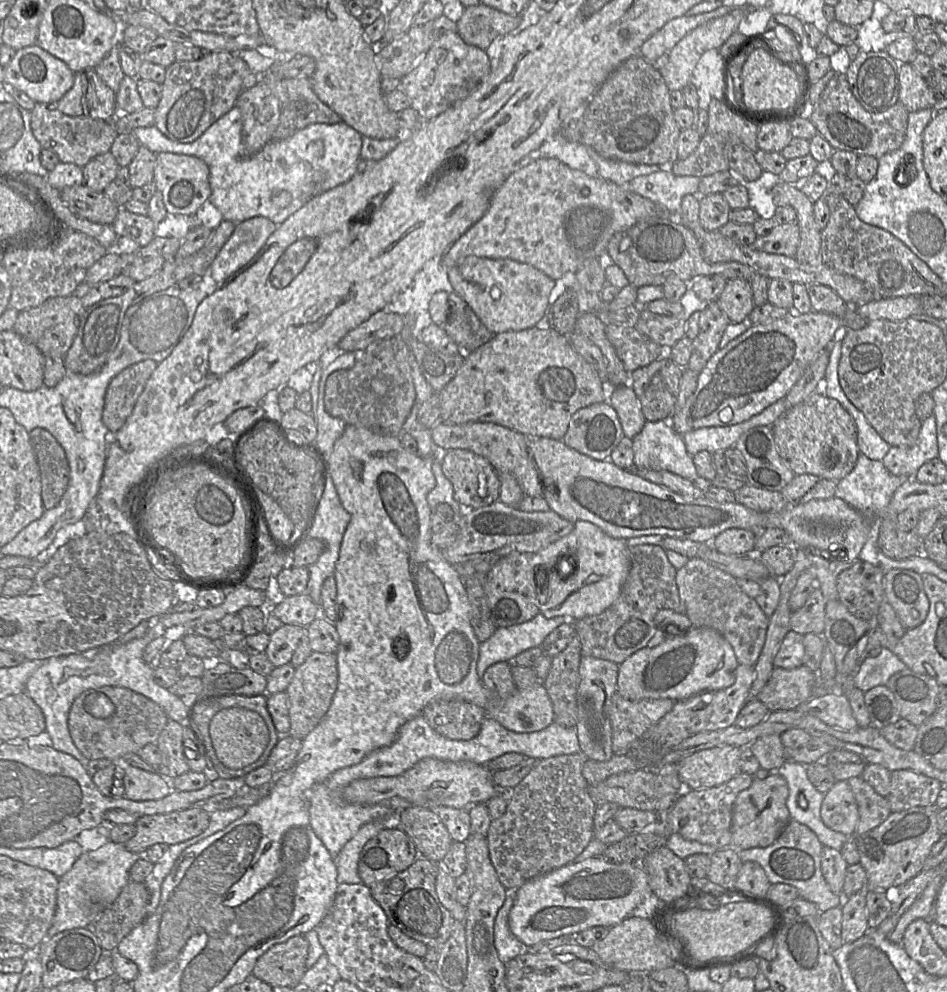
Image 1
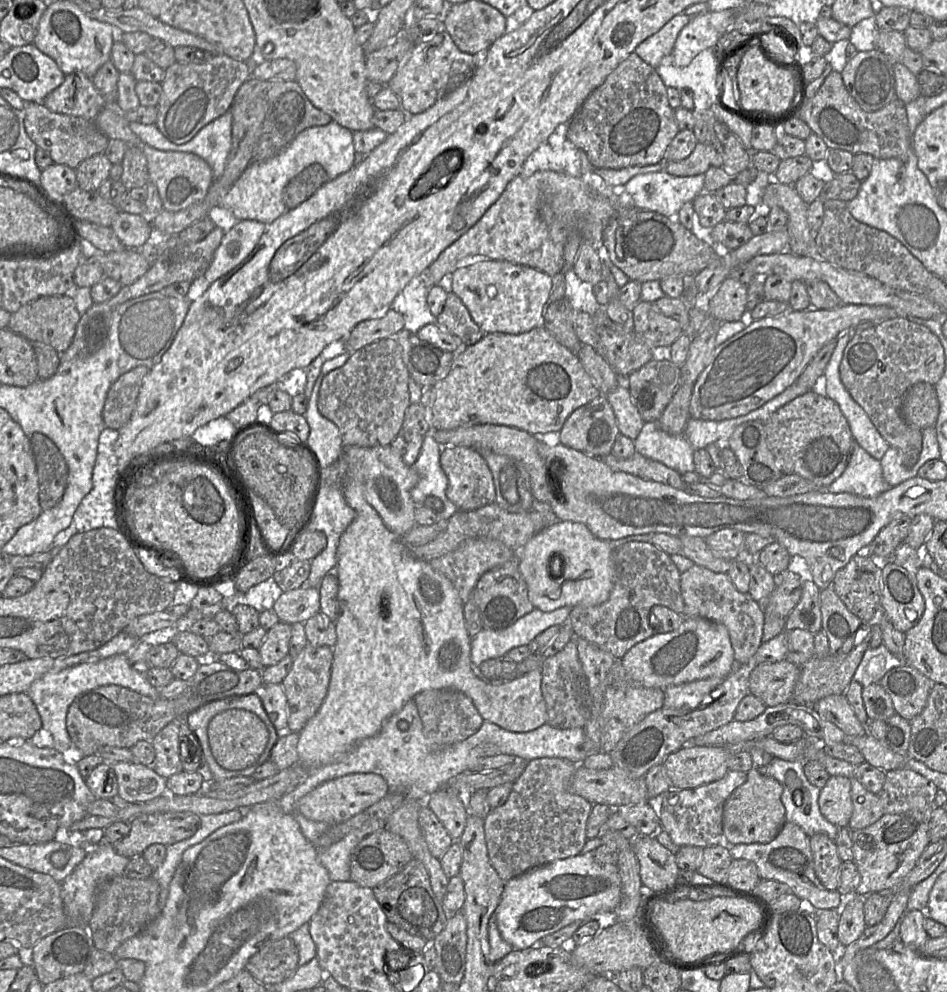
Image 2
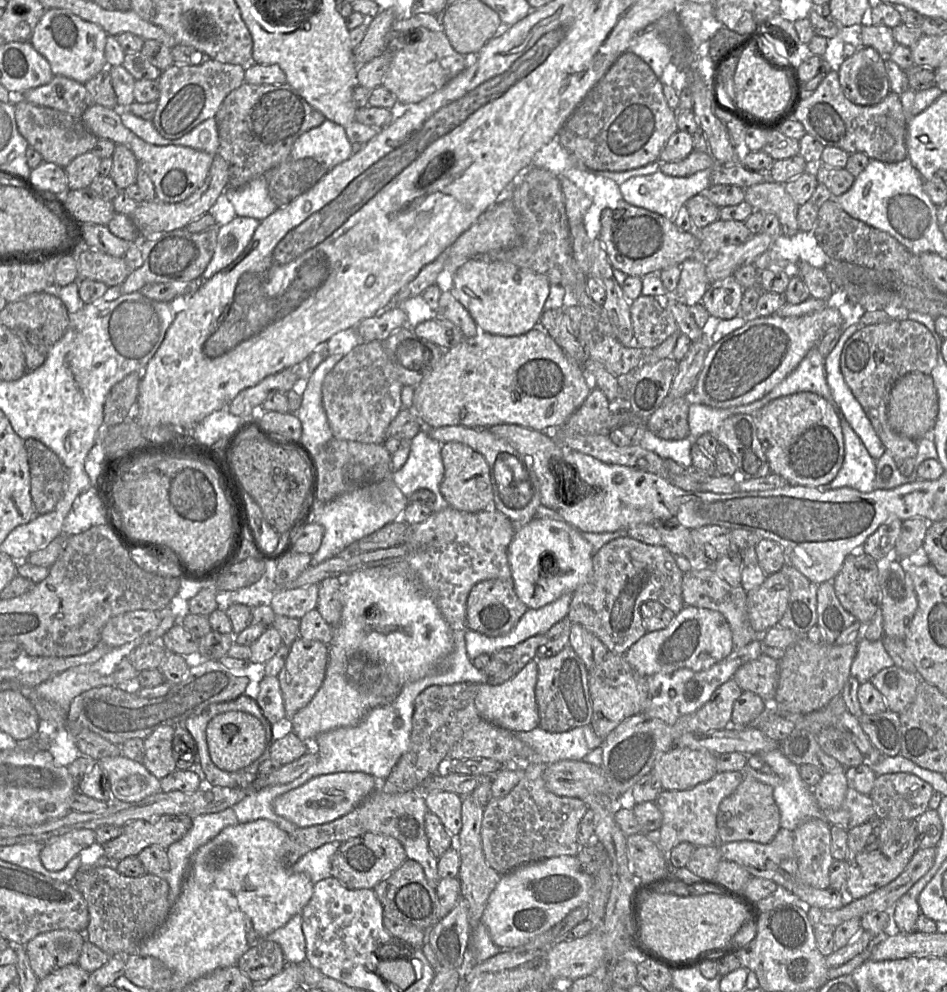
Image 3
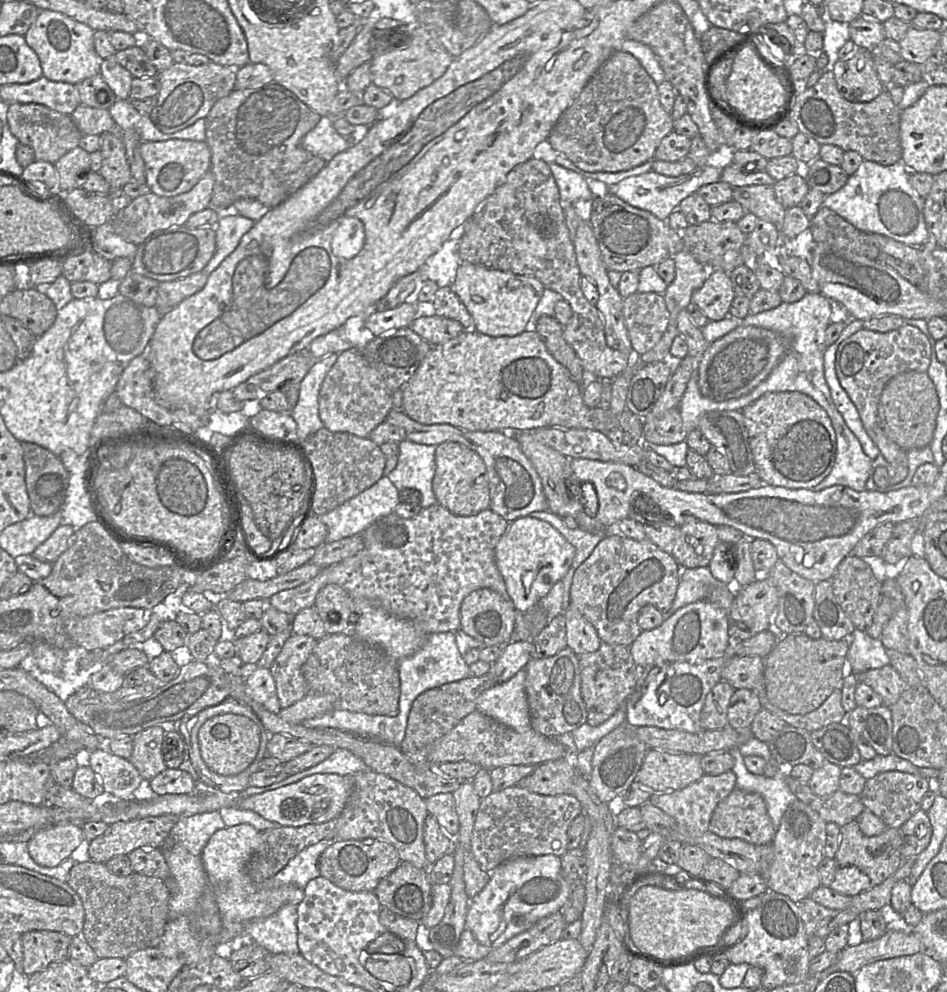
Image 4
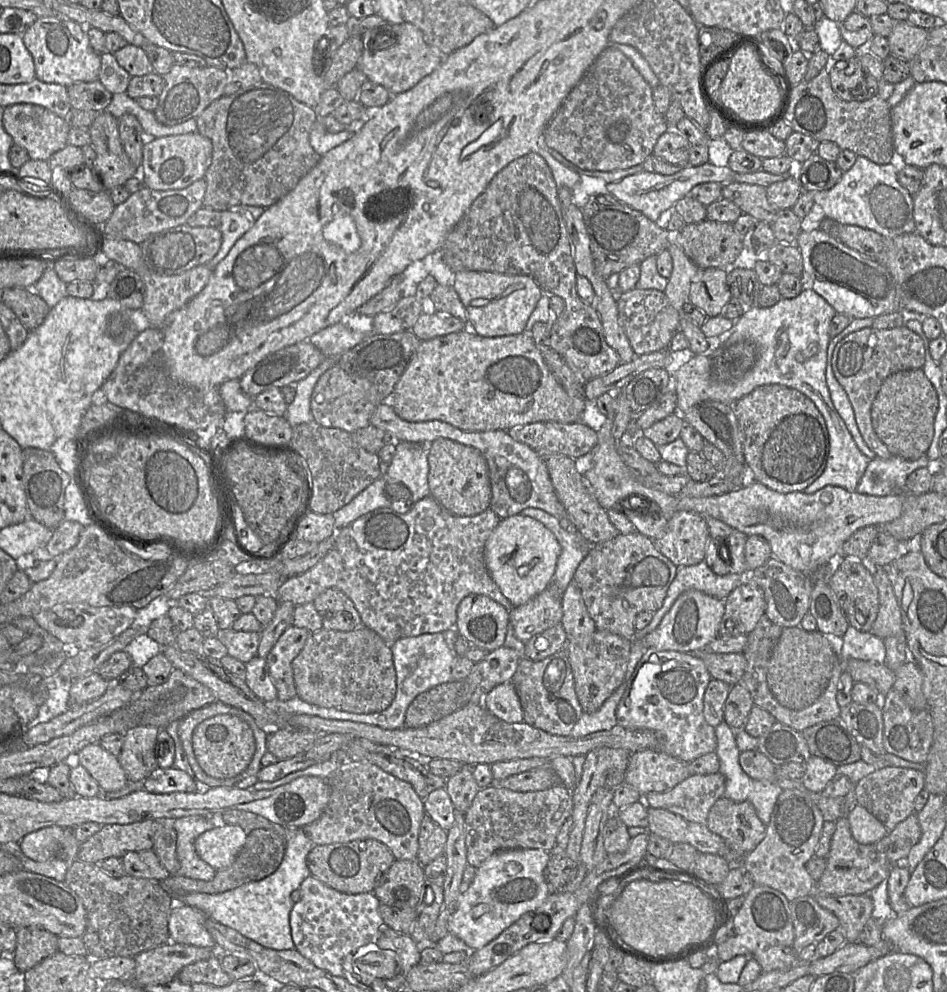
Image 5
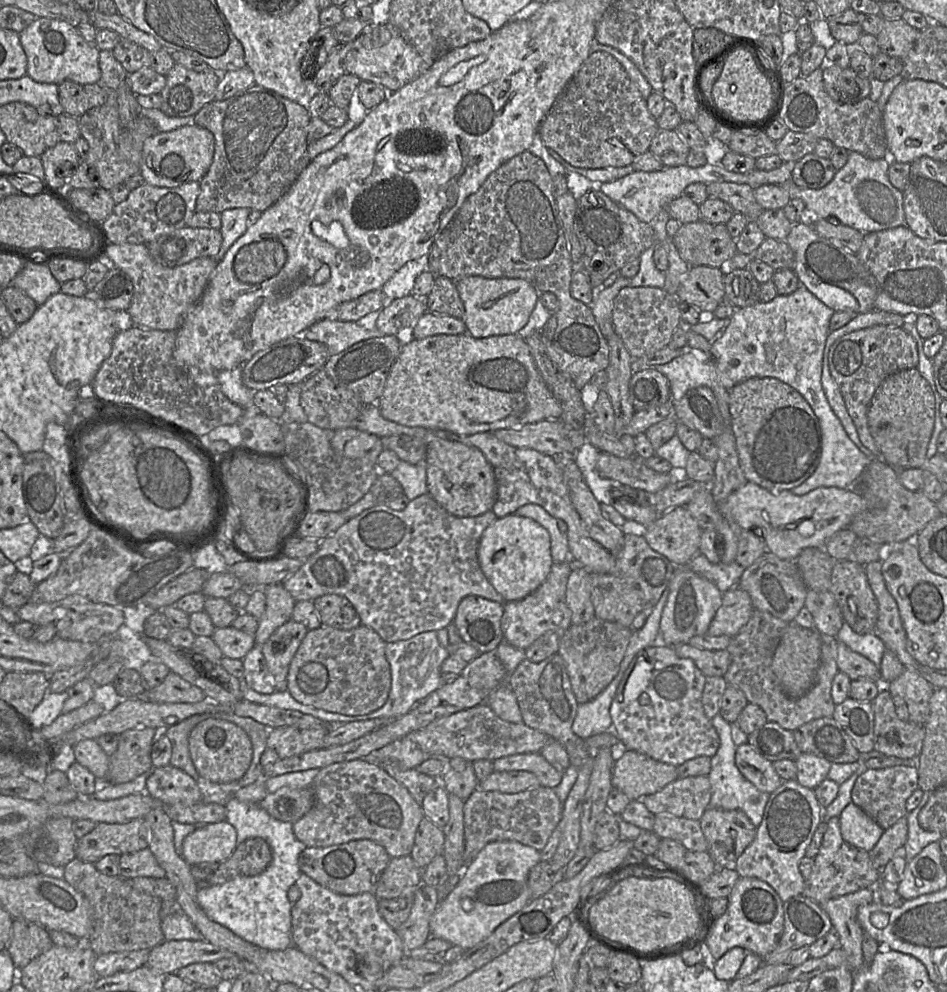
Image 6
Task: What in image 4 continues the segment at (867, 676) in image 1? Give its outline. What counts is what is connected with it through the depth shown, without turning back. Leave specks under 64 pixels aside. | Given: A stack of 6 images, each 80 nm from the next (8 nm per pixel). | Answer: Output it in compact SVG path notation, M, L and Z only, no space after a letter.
M855 630L847 652L847 669L858 675L870 669L890 665L888 651L880 638L872 638L866 632Z

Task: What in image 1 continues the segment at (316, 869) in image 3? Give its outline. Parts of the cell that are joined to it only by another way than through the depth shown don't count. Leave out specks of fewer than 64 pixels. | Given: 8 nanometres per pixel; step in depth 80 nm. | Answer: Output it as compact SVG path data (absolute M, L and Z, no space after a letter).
M399 815L391 822L383 819L374 820L365 824L362 828L343 846L341 851L334 857L337 868L338 883L360 884L362 880L358 873L358 861L364 845L381 830L385 828L399 828Z

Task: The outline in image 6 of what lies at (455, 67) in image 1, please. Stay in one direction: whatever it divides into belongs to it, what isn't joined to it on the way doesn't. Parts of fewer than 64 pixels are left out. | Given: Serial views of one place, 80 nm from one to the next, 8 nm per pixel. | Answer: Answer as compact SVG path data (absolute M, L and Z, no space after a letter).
M390 23L384 25L390 32L388 42L381 46L378 44L381 25L375 26L377 28L372 33L362 32L350 42L350 49L344 57L343 65L346 73L353 74L362 81L374 82L387 92L394 92L423 74L435 61L425 61L417 50L402 37L397 28Z

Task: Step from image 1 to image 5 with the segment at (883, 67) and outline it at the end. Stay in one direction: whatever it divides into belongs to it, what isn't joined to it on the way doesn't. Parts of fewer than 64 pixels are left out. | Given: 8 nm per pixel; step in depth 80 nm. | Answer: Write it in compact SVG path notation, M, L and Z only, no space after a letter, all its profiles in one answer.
M858 55L849 60L830 62L828 73L833 91L845 101L864 101L878 93L878 81L863 69Z

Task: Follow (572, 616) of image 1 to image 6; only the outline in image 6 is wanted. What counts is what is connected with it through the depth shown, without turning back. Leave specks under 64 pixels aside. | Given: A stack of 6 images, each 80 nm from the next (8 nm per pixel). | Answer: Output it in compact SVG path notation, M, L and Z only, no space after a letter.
M515 514L497 518L483 532L478 558L481 569L505 601L520 600L535 591L553 565L549 532L535 520Z

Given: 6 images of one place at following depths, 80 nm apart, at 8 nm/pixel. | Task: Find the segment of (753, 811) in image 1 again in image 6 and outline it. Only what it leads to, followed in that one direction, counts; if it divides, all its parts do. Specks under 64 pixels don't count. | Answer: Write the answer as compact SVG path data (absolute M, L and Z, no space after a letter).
M707 808L699 822L708 843L707 852L718 868L734 867L738 857L753 842L756 836L757 827L741 810Z

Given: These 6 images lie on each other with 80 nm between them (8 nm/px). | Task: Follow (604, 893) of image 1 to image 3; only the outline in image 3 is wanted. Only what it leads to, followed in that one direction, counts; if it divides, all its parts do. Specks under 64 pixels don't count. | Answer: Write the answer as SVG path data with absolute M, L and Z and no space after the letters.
M562 855L523 865L502 875L489 896L481 917L494 944L517 949L549 931L573 909L588 903L592 876L581 869L573 855Z

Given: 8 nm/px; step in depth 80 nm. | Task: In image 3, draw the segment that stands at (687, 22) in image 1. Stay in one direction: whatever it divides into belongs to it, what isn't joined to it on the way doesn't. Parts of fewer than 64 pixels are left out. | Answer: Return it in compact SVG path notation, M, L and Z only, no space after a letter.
M646 28L636 35L628 48L646 62L660 78L666 65L671 61L671 49L657 29Z

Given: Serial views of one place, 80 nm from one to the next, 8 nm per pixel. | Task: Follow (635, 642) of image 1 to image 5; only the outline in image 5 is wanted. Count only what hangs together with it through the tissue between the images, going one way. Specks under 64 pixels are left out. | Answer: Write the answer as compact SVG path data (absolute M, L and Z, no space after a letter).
M635 530L629 534L619 533L611 540L593 544L577 567L574 581L581 591L587 611L597 629L632 639L637 631L635 628L637 615L643 611L655 612L662 606L677 570L678 567L657 550L652 539Z

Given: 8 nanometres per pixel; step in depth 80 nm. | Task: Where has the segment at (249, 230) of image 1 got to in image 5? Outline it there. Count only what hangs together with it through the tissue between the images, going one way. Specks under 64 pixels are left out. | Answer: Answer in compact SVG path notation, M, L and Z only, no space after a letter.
M241 209L225 210L221 212L219 229L222 243L218 253L206 265L213 270L226 257L231 248L253 225L253 220Z

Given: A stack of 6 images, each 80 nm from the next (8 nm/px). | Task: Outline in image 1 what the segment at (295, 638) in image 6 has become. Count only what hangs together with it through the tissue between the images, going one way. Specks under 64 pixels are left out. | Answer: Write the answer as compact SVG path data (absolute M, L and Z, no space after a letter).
M312 652L295 669L294 676L286 689L289 697L289 718L292 737L301 741L319 724L328 711L338 685L336 653Z

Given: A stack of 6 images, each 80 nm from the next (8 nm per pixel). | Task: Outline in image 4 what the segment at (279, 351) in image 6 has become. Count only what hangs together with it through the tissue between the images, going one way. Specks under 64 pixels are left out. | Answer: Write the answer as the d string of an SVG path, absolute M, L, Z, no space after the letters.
M308 350L288 355L239 384L232 390L233 395L241 402L260 400L270 392L299 385L316 361Z

